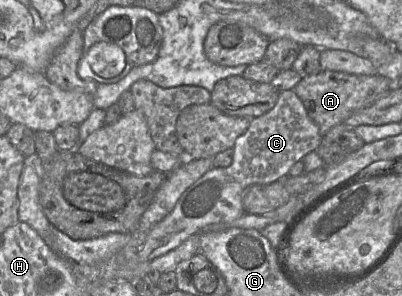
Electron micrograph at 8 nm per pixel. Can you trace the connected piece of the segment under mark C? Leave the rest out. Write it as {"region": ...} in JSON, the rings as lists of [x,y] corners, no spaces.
{"region":[[[285,90],[279,93],[279,98],[276,103],[276,105],[267,113],[263,114],[262,116],[259,116],[257,118],[251,119],[250,125],[246,132],[242,135],[240,135],[234,144],[233,150],[234,150],[234,157],[233,162],[230,166],[225,168],[219,168],[219,167],[212,167],[209,171],[207,171],[202,177],[200,177],[196,182],[194,182],[179,198],[176,205],[174,206],[173,210],[165,217],[163,218],[157,225],[155,225],[151,231],[148,233],[148,235],[145,238],[145,241],[142,245],[142,247],[138,251],[138,256],[143,261],[149,261],[153,260],[157,257],[160,257],[167,252],[175,249],[178,247],[182,242],[187,240],[190,236],[194,234],[199,234],[203,230],[211,230],[211,229],[224,229],[224,228],[213,228],[213,226],[220,226],[225,223],[229,223],[239,217],[241,217],[245,211],[242,204],[242,193],[250,185],[253,184],[270,184],[272,182],[275,182],[277,180],[280,180],[282,178],[286,178],[289,176],[289,171],[291,167],[298,161],[301,161],[305,155],[312,151],[316,151],[320,144],[322,143],[322,135],[320,132],[319,127],[317,124],[309,117],[306,108],[303,105],[303,102],[301,99],[294,93],[293,90]]]}

